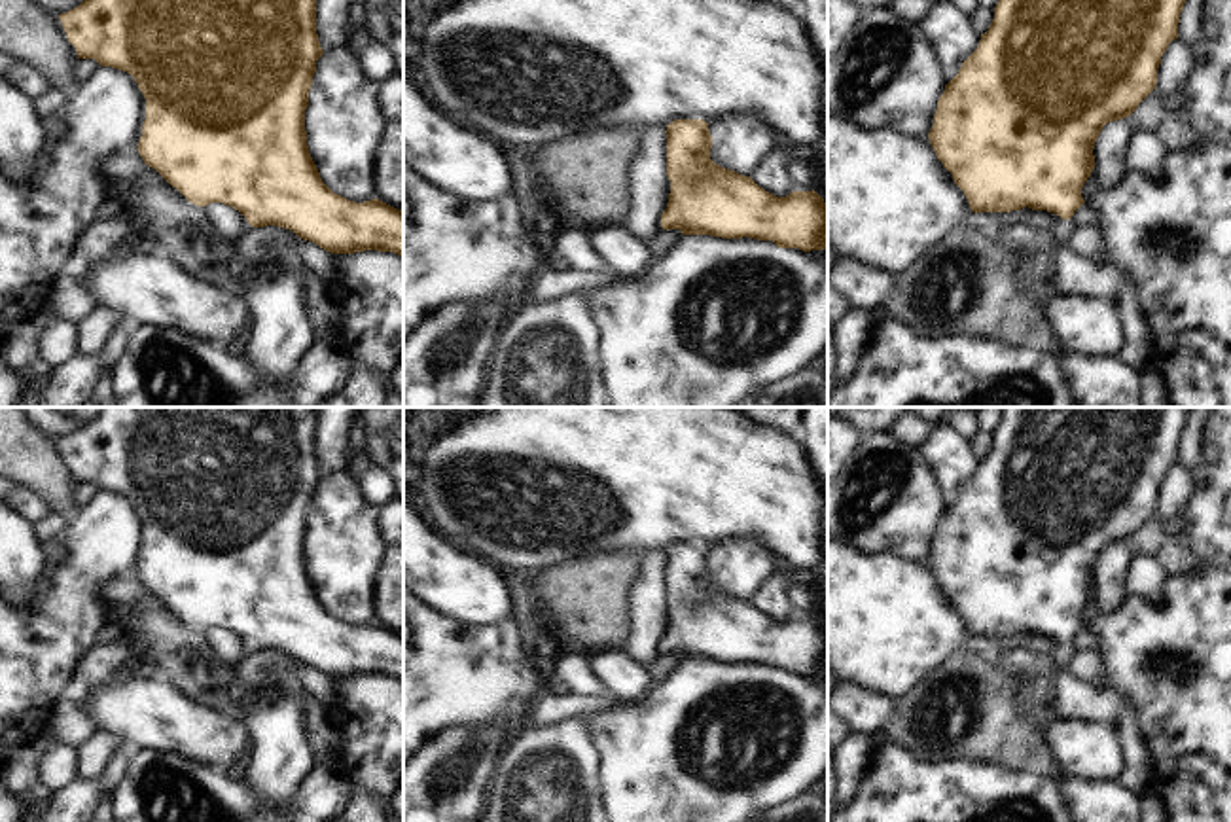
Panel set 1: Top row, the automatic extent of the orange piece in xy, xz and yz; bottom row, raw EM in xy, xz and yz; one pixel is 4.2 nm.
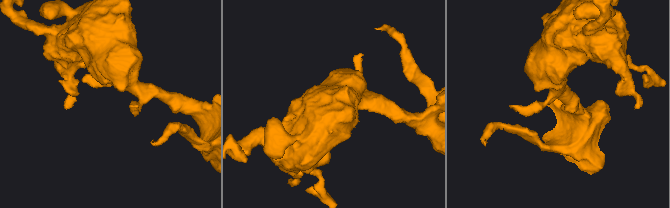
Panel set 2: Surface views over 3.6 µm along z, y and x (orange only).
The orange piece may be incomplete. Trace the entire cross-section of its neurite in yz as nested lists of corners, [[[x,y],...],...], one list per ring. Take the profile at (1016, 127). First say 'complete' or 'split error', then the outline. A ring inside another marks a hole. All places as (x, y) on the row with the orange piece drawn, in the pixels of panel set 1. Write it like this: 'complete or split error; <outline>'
split error; [[[998,0],[994,19],[989,30],[981,34],[977,49],[945,85],[945,91],[937,100],[934,125],[928,133],[937,159],[953,174],[954,184],[964,191],[972,212],[1045,212],[1053,220],[1055,241],[1061,246],[1066,246],[1074,231],[1072,216],[1085,203],[1081,188],[1095,169],[1095,142],[1106,123],[1129,117],[1155,89],[1161,57],[1169,44],[1178,38],[1178,23],[1184,4],[1186,0]]]

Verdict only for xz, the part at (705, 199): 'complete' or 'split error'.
split error

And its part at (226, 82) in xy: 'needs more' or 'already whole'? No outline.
needs more

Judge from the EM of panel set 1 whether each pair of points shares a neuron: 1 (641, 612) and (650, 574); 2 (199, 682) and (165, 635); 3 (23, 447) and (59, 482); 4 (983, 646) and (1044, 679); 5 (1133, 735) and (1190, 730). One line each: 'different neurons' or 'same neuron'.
1: same neuron
2: same neuron
3: same neuron
4: different neurons
5: different neurons

